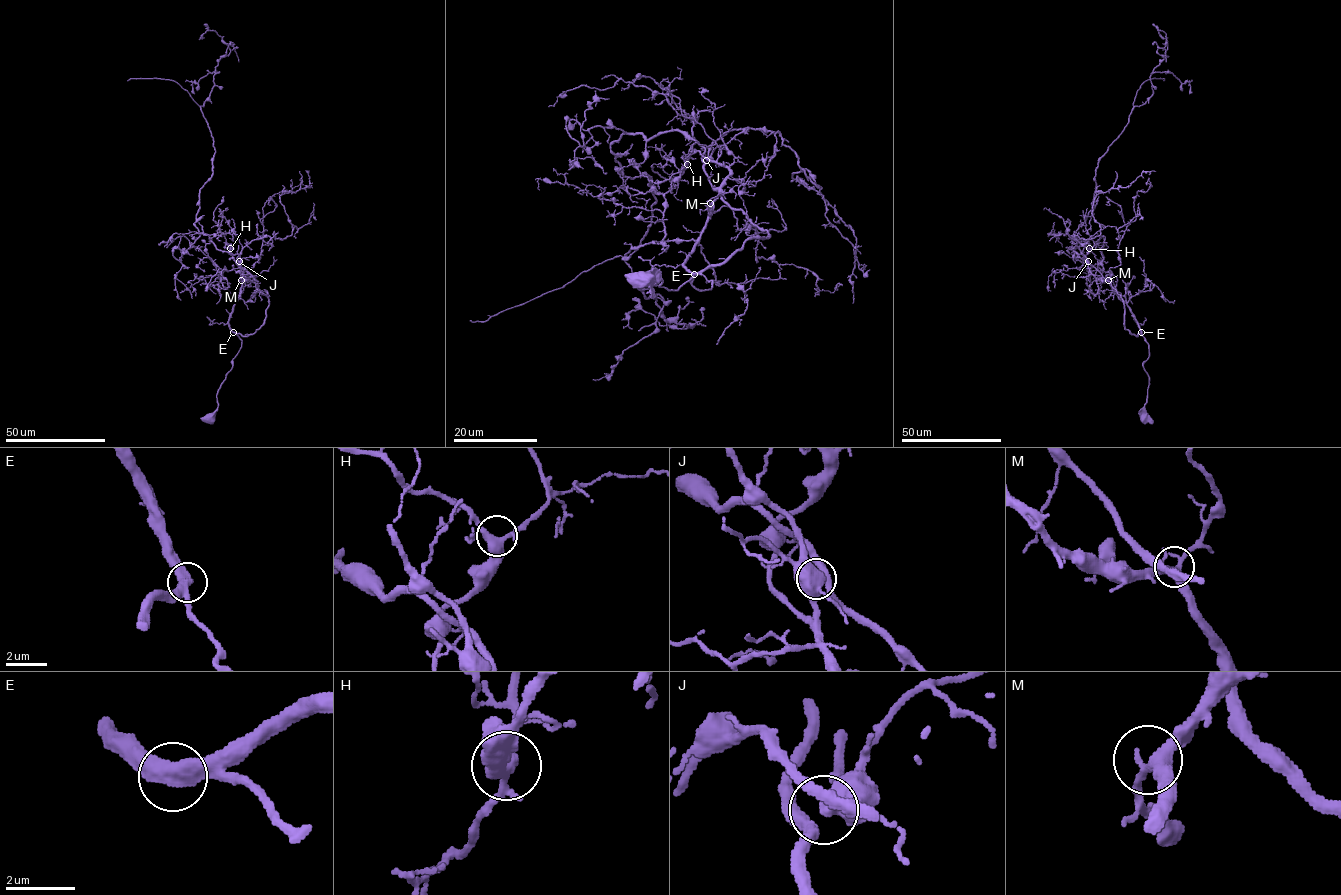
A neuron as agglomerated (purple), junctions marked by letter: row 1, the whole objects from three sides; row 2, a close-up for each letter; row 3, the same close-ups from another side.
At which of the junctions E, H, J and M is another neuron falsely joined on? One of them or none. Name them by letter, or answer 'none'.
none

